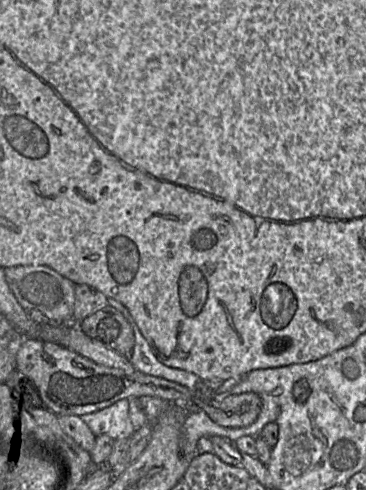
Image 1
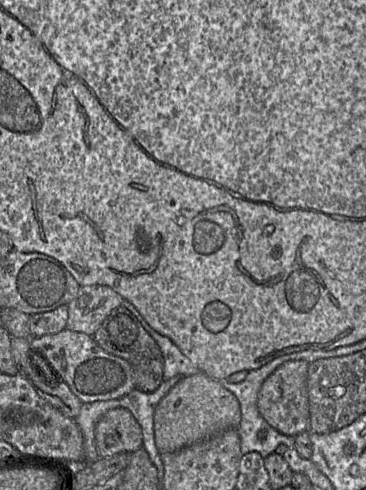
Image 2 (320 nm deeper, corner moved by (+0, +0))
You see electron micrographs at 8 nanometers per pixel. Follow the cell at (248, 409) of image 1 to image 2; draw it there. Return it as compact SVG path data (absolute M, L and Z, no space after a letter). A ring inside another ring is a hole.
M302 360L287 361L263 382L257 397L257 408L265 421L279 433L295 437L309 428L307 397L307 371L309 363Z

